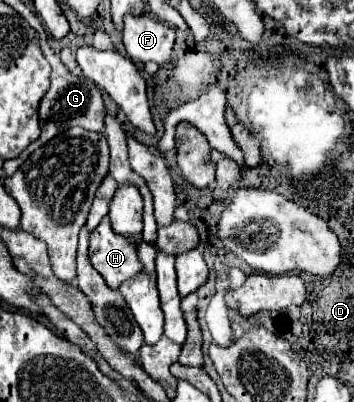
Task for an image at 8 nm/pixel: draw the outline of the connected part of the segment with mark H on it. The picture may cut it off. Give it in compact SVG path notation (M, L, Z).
M108 217L90 233L90 261L112 289L118 289L124 281L142 271L138 243L114 233Z

